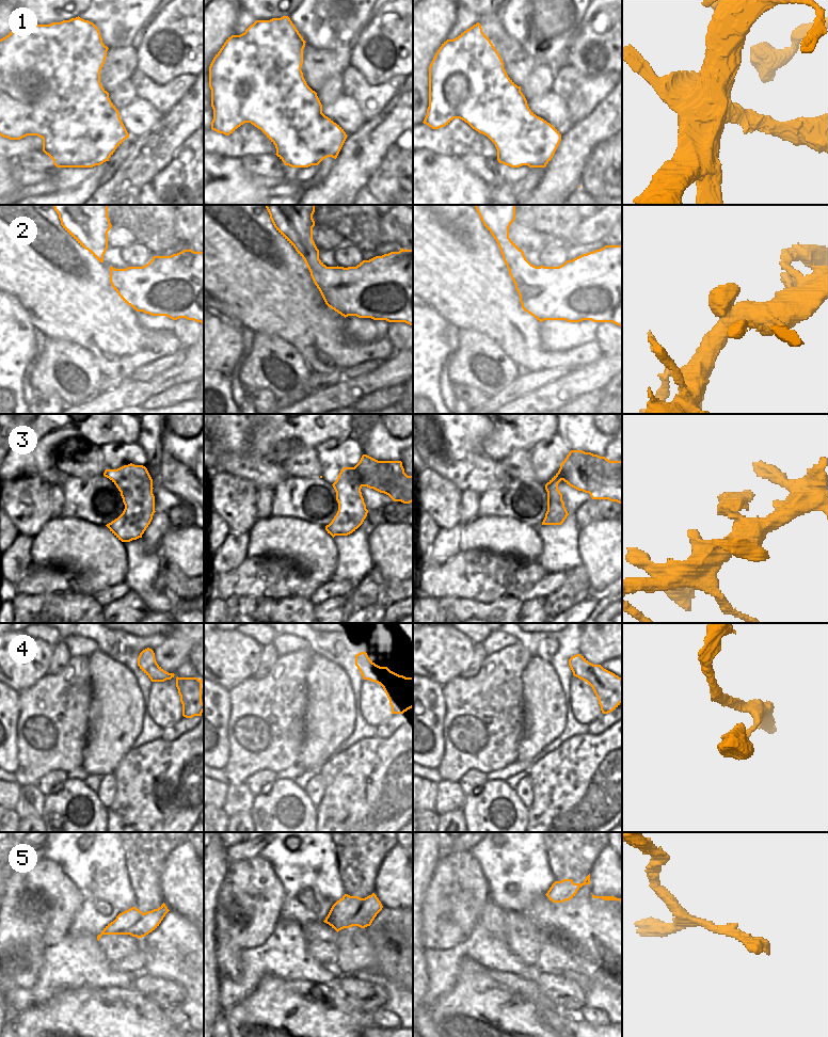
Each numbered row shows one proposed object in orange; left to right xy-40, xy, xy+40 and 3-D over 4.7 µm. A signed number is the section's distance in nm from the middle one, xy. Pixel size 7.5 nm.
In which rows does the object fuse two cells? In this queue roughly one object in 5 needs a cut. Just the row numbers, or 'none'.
1

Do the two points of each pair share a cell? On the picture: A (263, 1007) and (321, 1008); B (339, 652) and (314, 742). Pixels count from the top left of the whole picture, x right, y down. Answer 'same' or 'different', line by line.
A: same
B: different

